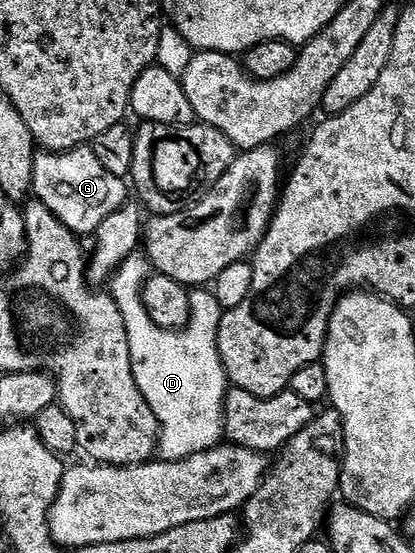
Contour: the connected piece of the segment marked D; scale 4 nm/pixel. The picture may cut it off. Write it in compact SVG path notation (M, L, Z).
M139 252L131 254L129 260L122 262L115 271L109 293L117 308L121 308L121 320L125 320L125 332L129 336L129 356L133 364L133 376L137 380L137 388L141 388L141 396L145 396L149 408L153 408L153 416L157 416L159 421L158 457L165 462L176 462L185 460L189 456L197 456L197 452L211 450L214 446L220 445L225 438L223 405L227 399L229 383L217 348L221 311L214 293L195 292L191 294L191 315L187 326L183 330L161 328L153 324L153 320L149 320L149 312L145 312L143 283L148 277L148 259Z

